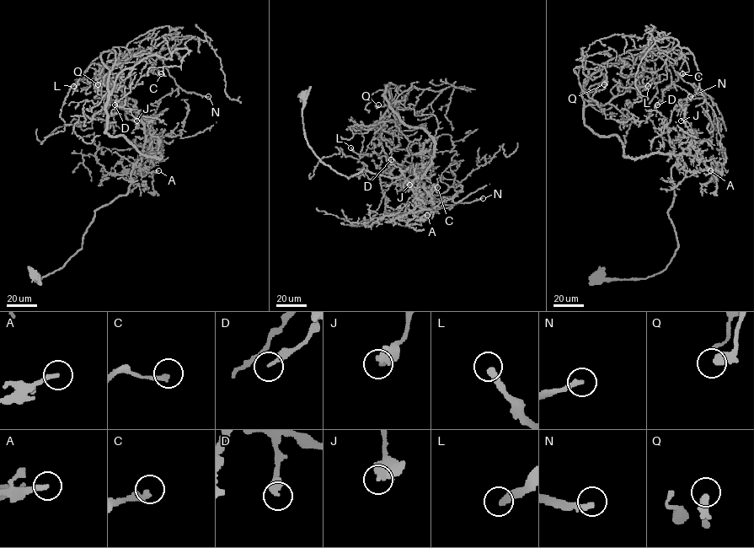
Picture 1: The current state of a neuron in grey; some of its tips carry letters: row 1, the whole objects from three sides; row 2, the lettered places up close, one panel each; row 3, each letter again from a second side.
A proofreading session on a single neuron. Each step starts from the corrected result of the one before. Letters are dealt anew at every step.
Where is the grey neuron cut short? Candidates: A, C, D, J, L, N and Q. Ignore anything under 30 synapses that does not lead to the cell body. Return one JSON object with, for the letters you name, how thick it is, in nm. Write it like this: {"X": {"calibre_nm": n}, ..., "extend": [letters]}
{"A": {"calibre_nm": 240}, "L": {"calibre_nm": 360}, "N": {"calibre_nm": 280}, "extend": ["A", "L", "N"]}

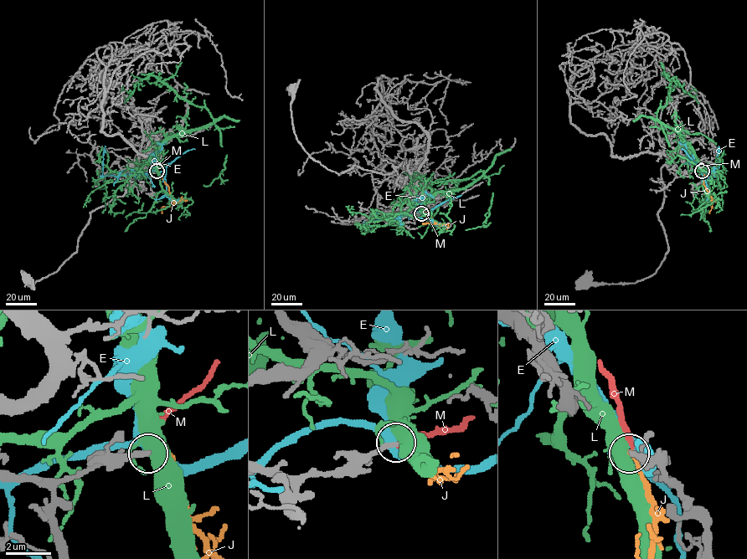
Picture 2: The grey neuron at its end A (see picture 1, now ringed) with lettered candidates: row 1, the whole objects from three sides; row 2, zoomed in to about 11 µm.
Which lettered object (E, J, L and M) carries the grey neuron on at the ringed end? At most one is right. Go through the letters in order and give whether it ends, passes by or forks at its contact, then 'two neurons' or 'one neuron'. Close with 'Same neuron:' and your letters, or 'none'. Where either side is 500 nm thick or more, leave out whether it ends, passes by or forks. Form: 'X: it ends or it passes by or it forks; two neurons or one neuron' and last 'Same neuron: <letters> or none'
E: it passes by; two neurons
J: it ends; one neuron
L: it forks; two neurons
M: it ends; two neurons
Same neuron: J

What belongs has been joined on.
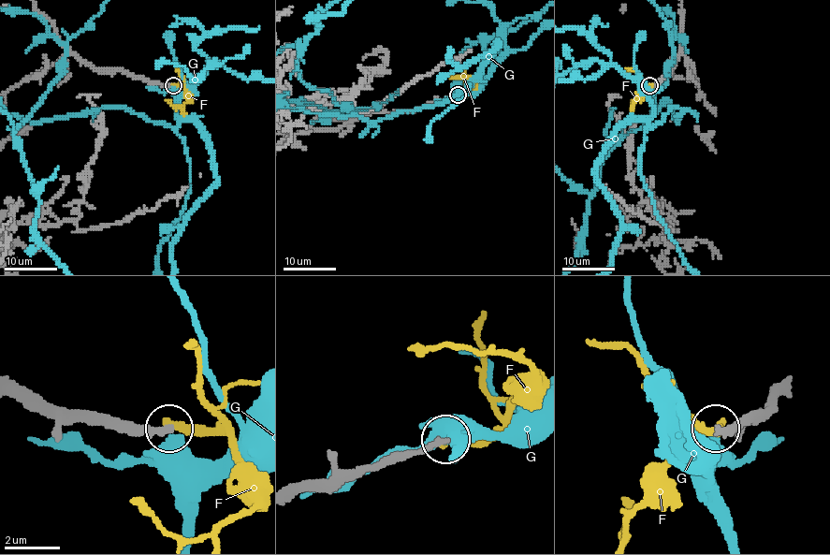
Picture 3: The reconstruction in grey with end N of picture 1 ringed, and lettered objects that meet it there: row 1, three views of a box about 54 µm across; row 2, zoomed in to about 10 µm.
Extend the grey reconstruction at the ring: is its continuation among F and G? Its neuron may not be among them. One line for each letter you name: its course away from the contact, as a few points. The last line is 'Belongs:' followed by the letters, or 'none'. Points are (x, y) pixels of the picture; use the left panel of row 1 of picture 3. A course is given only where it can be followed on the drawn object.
Belongs: none

